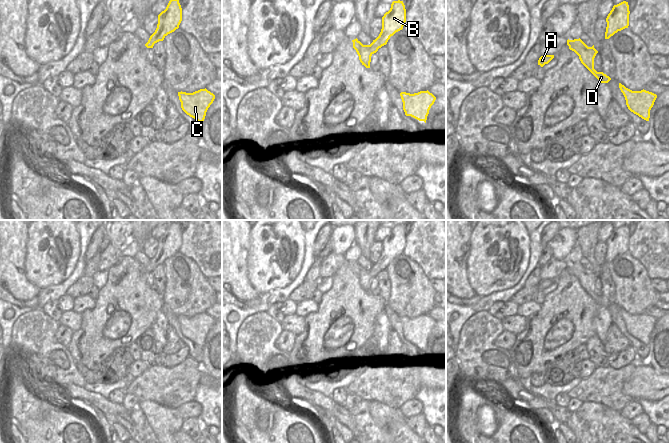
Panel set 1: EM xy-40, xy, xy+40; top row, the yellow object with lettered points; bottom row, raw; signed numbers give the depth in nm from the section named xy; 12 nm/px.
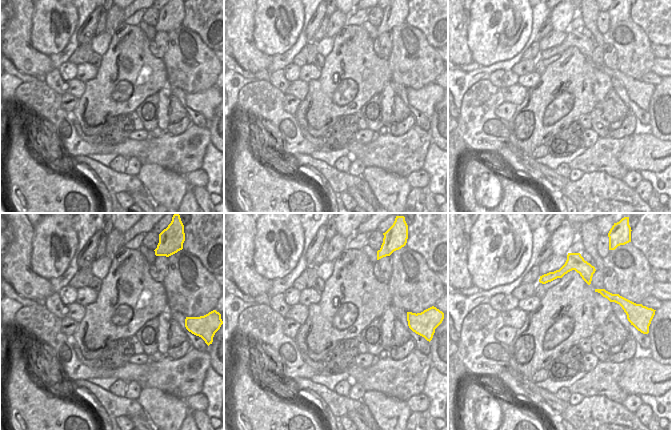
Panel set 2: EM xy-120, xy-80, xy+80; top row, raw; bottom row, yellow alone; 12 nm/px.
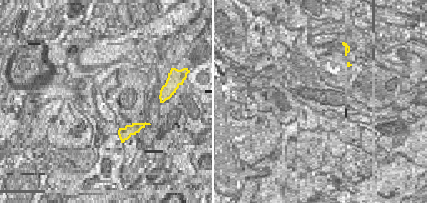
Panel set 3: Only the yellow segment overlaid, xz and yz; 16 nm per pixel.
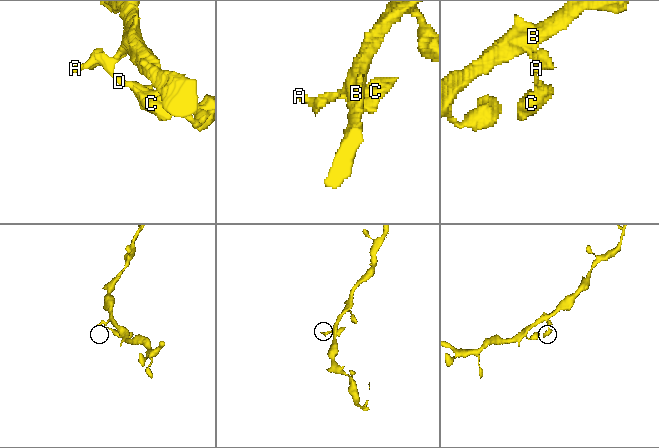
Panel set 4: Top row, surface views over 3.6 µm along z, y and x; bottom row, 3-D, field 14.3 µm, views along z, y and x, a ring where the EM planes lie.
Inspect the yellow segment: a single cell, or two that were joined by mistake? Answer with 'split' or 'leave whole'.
leave whole

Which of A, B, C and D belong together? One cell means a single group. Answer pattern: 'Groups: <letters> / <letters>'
Groups: A B C D.

